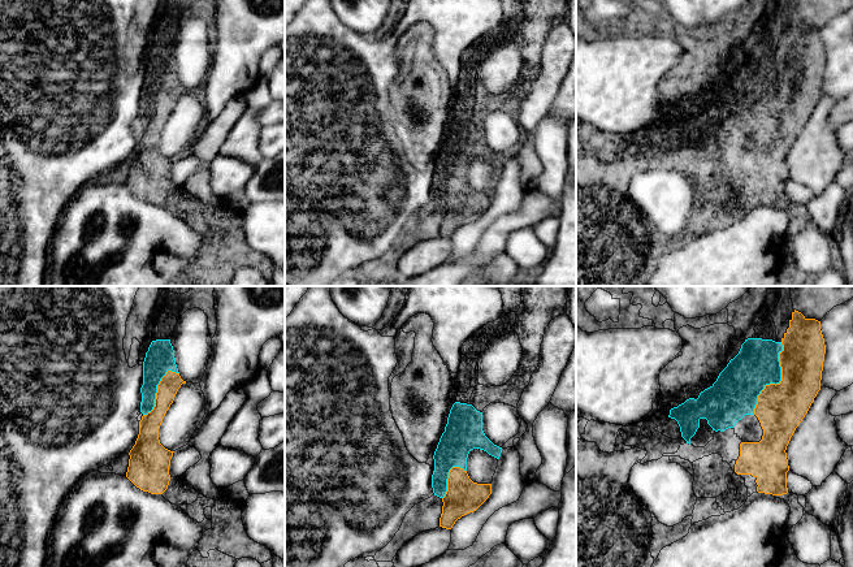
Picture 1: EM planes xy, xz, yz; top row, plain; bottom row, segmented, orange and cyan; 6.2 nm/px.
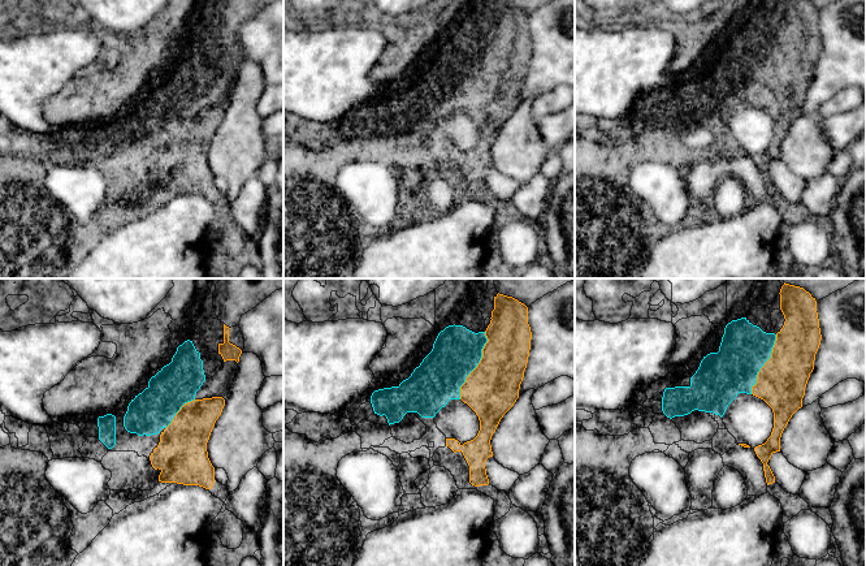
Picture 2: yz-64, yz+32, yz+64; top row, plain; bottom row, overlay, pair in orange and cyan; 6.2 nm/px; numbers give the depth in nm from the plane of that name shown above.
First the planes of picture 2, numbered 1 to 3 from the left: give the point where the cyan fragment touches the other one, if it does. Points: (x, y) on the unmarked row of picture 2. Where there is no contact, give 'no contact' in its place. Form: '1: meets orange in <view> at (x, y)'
1: meets orange in yz-64 at (178, 120)
2: meets orange in yz+32 at (477, 74)
3: meets orange in yz+64 at (765, 73)

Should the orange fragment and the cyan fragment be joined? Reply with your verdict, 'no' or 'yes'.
yes

